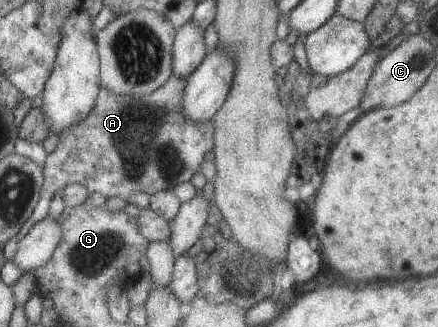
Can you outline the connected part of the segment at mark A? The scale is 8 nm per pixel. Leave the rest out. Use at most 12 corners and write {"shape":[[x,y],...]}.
{"shape":[[186,78],[147,95],[103,87],[44,159],[40,200],[172,190],[214,148],[182,113]]}

